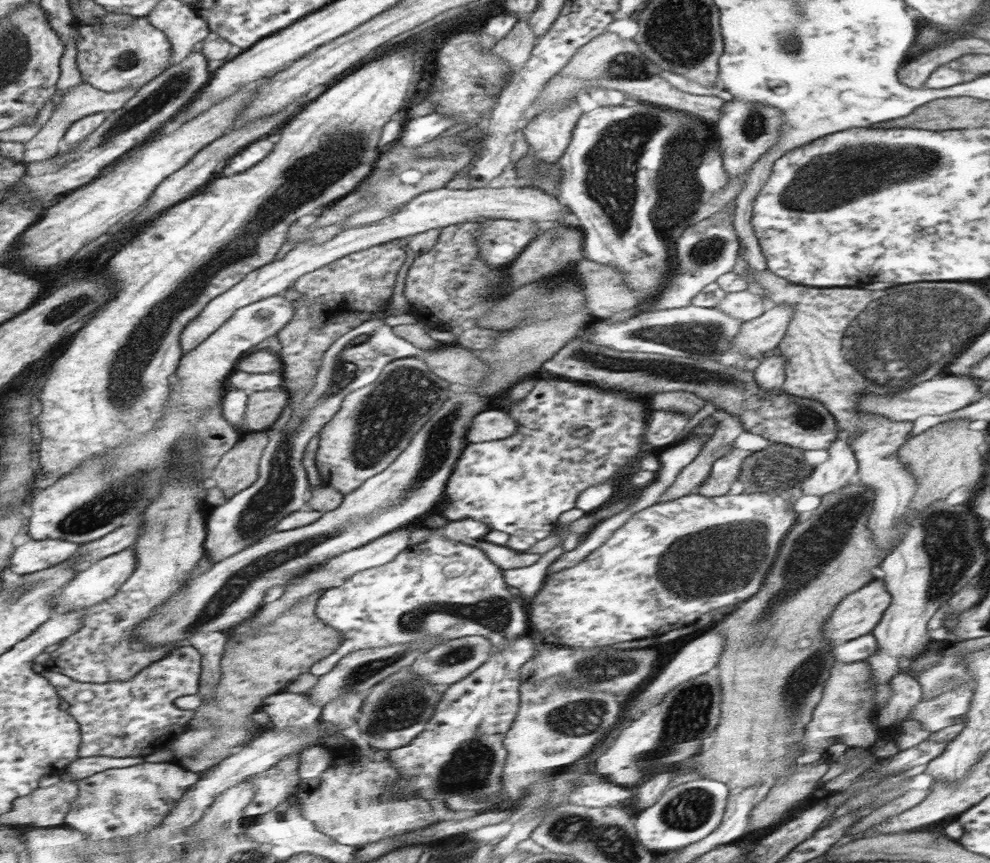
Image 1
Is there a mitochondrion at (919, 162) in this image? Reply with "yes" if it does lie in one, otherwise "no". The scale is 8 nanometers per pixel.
yes

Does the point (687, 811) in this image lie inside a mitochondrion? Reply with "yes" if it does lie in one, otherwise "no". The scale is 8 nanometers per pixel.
yes

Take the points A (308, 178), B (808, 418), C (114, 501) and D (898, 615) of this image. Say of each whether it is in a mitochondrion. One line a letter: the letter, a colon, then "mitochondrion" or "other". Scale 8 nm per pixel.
A: mitochondrion
B: mitochondrion
C: mitochondrion
D: other

